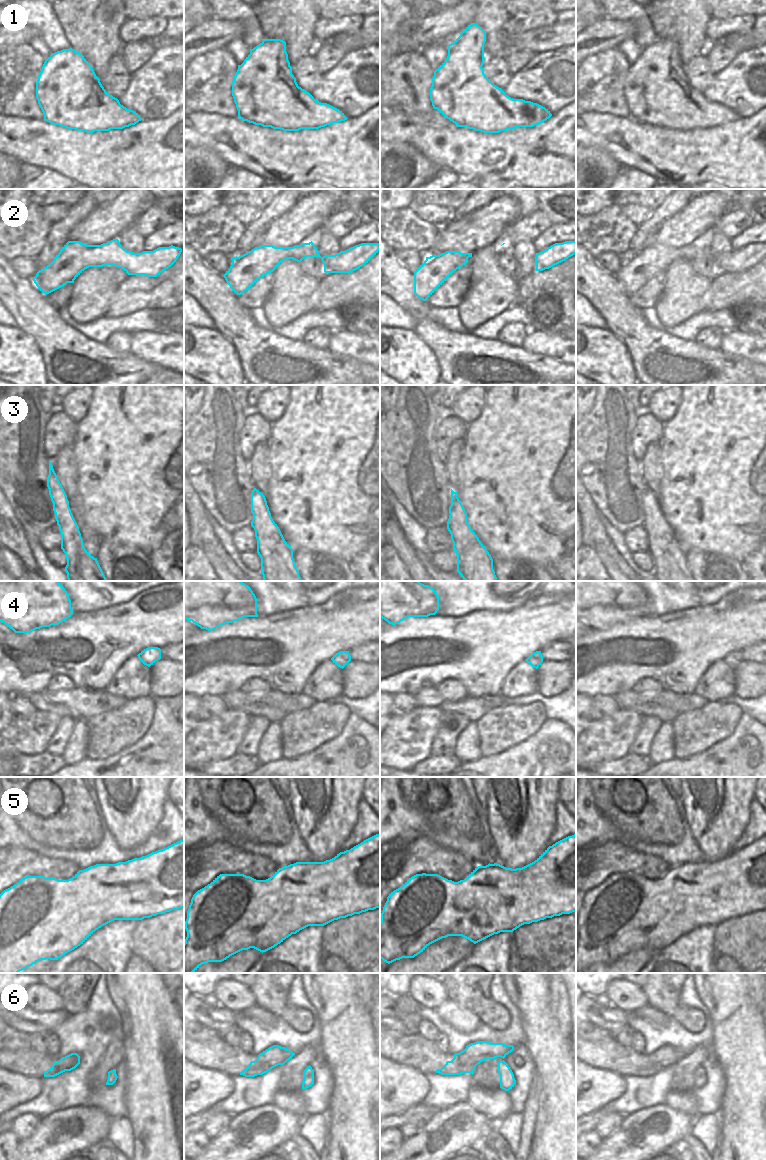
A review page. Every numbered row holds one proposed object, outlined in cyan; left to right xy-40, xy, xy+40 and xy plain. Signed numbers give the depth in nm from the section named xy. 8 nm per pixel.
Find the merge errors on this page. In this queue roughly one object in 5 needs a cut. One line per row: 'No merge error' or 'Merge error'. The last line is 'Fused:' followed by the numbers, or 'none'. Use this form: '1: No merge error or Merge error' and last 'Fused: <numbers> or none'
1: No merge error
2: No merge error
3: Merge error
4: No merge error
5: No merge error
6: Merge error
Fused: 3, 6

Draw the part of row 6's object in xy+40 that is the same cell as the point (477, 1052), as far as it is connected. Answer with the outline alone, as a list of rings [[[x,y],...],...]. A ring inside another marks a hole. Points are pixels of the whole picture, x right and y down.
[[[477,1041],[466,1046],[466,1048],[454,1054],[451,1061],[447,1061],[436,1073],[441,1075],[461,1075],[468,1073],[468,1066],[475,1063],[481,1063],[487,1059],[497,1057],[505,1058],[514,1050],[513,1045],[503,1043],[491,1043],[489,1041]]]

